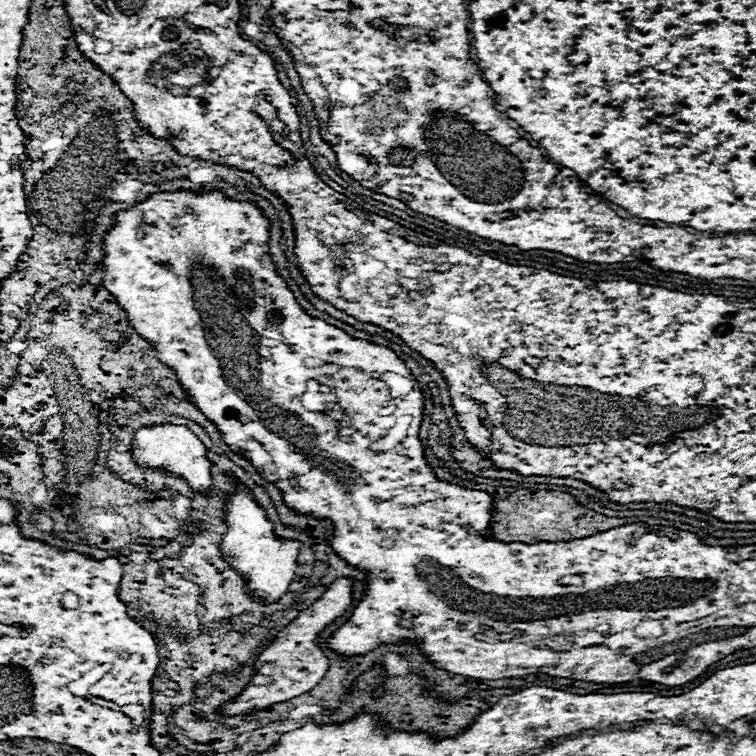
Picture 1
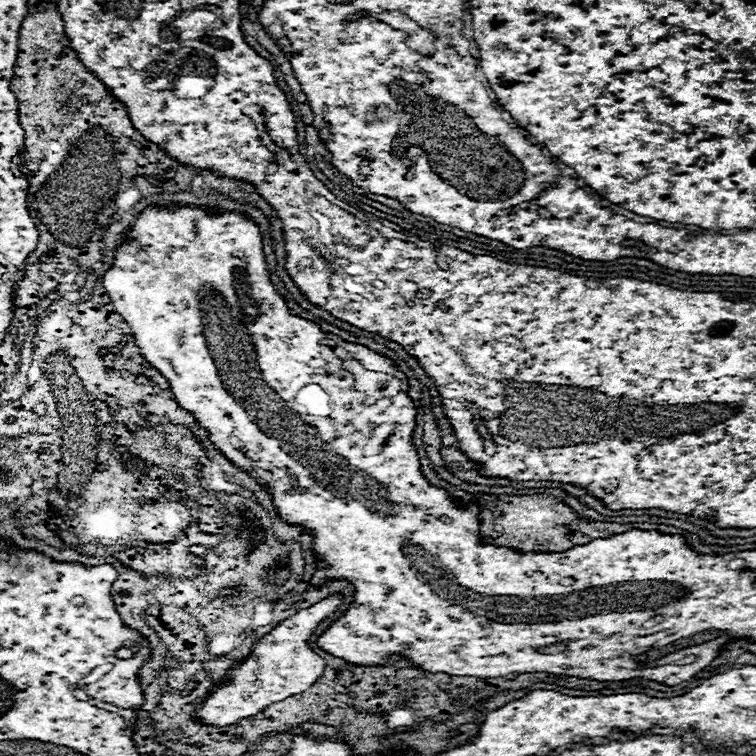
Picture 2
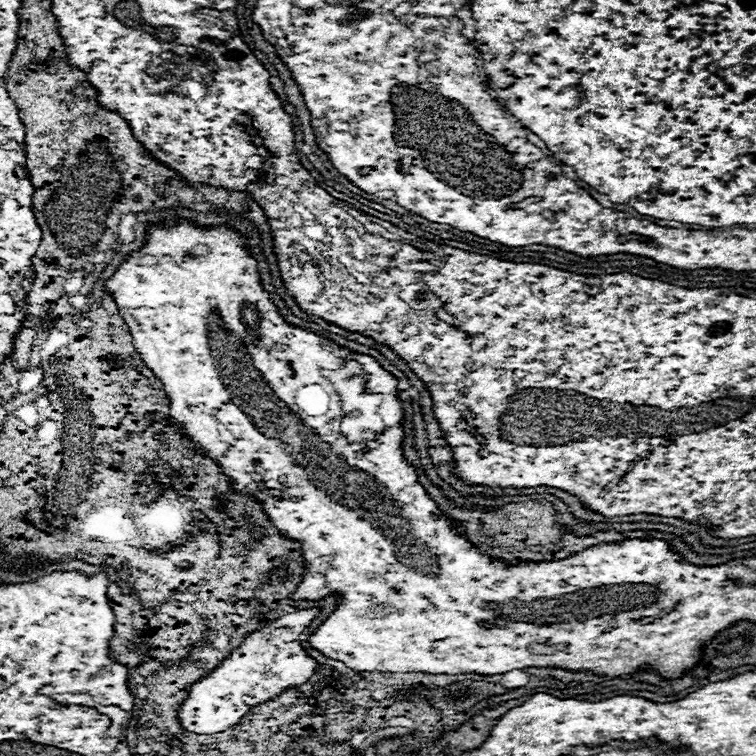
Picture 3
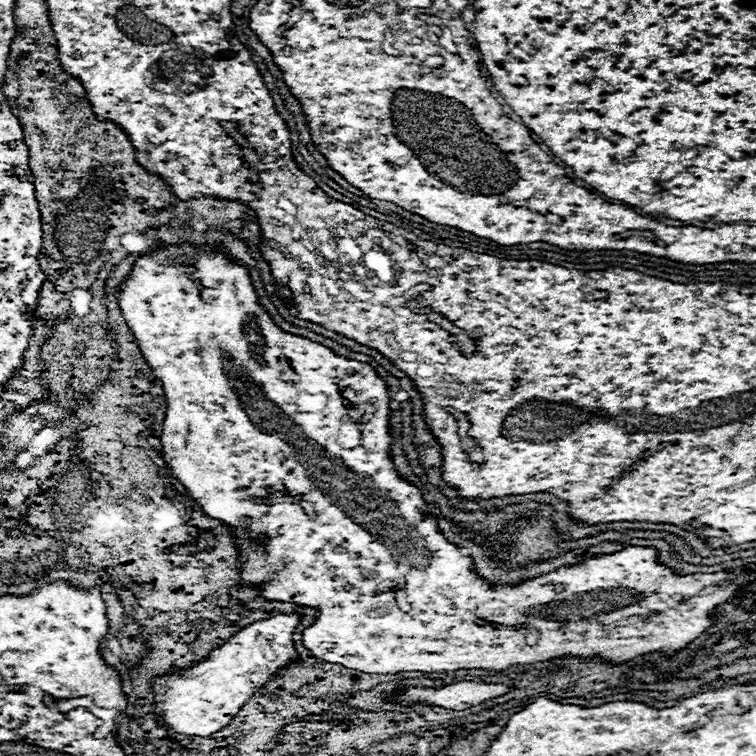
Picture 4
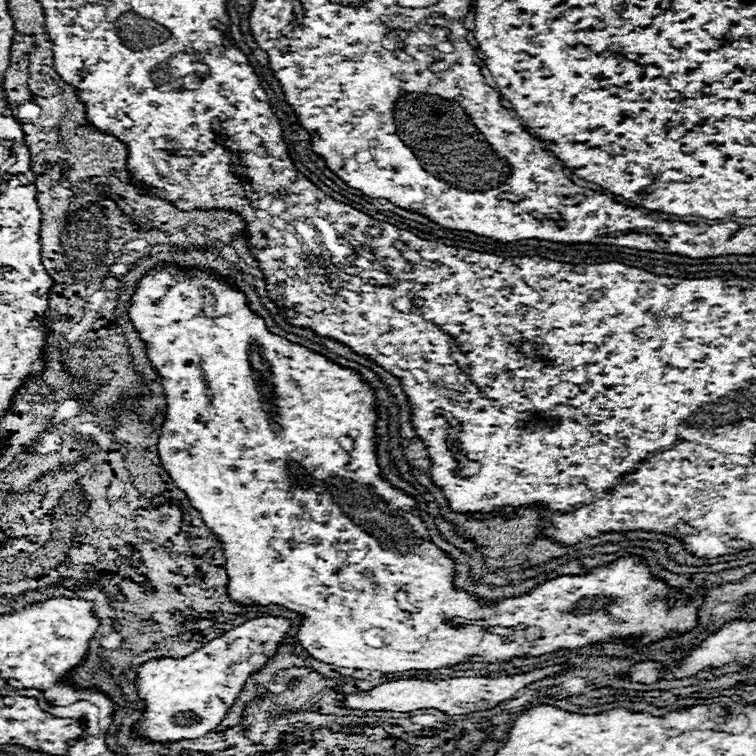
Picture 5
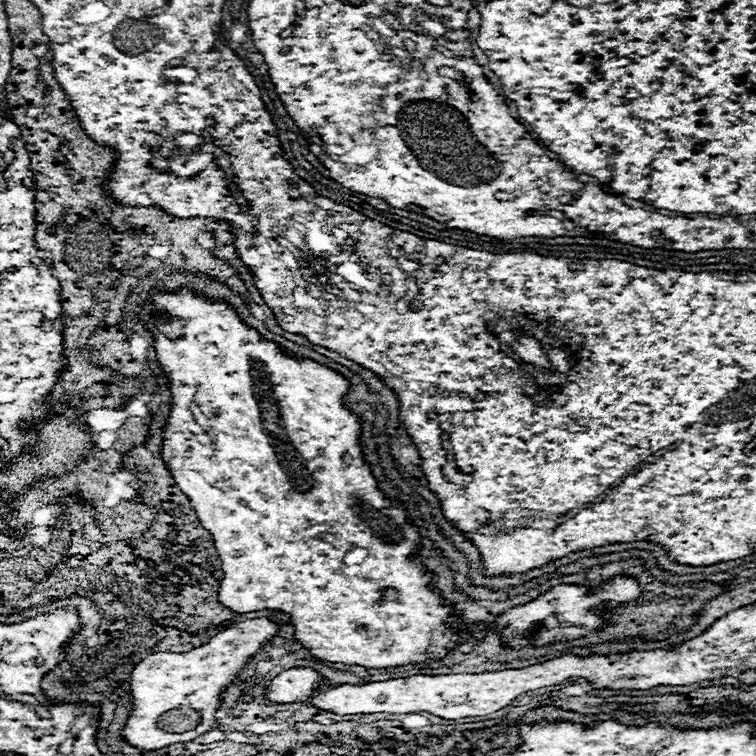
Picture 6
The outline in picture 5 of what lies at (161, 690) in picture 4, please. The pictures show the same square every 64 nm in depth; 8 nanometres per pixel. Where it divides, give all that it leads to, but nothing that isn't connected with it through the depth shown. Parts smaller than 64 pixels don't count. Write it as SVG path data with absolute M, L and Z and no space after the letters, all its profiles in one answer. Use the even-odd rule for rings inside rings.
M262 616L252 618L222 636L214 638L200 650L188 654L186 658L154 658L140 666L138 678L136 678L136 690L138 696L144 700L144 714L134 724L132 734L142 736L160 744L166 742L178 742L178 740L194 740L208 732L214 732L216 726L226 716L226 710L236 700L238 692L242 690L242 684L246 678L258 670L268 656L276 654L276 646L284 638L284 634L290 628L288 618L274 618L274 616ZM178 662L178 674L168 674L166 666ZM182 662L182 664L180 664ZM196 662L196 664L190 664ZM178 676L178 678L176 678ZM166 712L172 712L168 716ZM182 712L194 712L194 720L188 726L176 726L174 716Z

